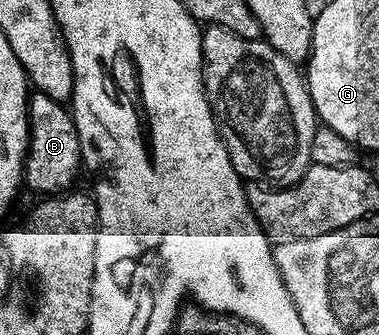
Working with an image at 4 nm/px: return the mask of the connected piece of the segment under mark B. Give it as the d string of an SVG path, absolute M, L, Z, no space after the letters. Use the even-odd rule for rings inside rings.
M33 92L28 99L28 154L24 156L23 184L28 185L40 195L59 195L69 192L76 181L76 176L82 173L80 160L80 144L78 143L78 131L72 118L69 106L63 101L50 99L50 95Z

